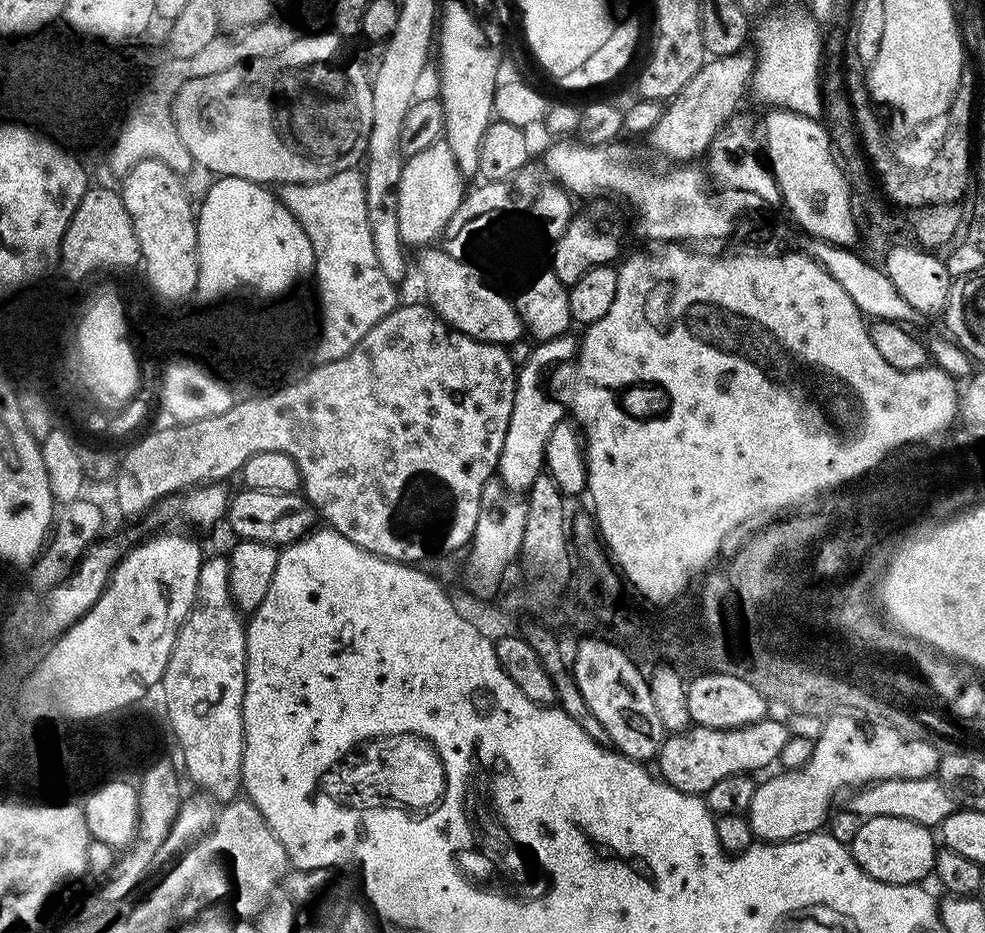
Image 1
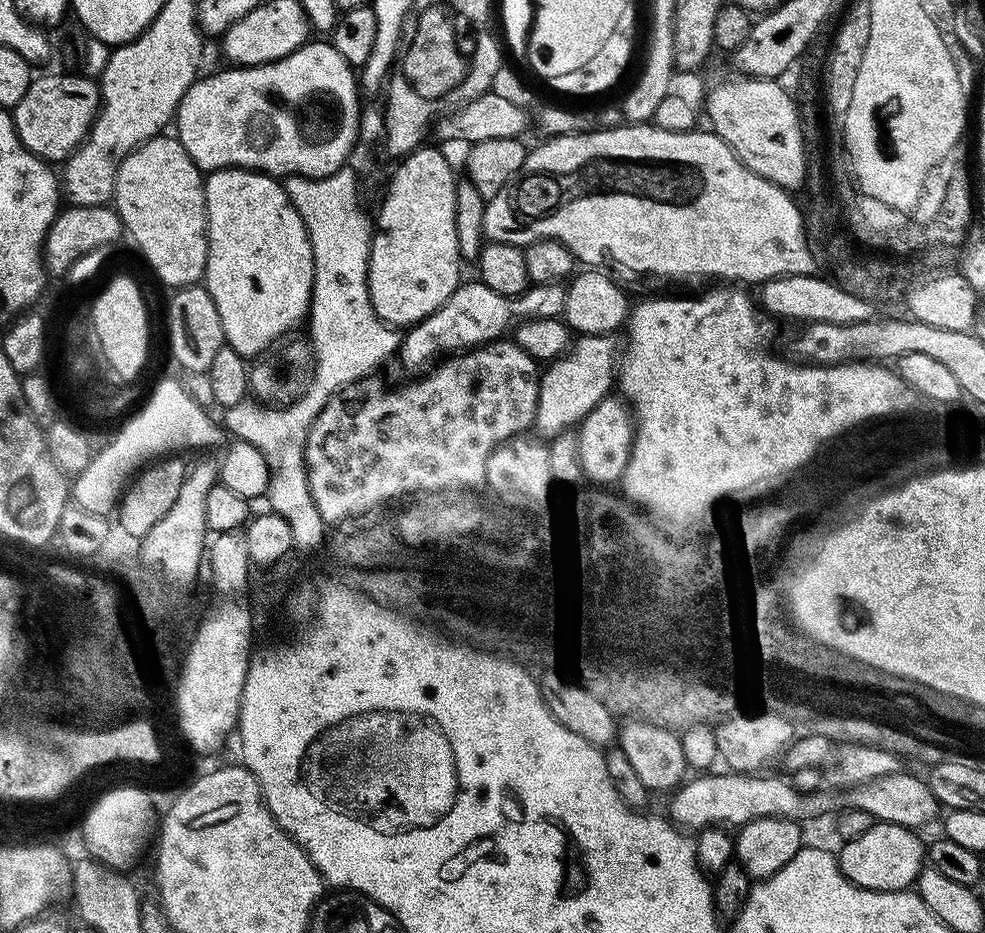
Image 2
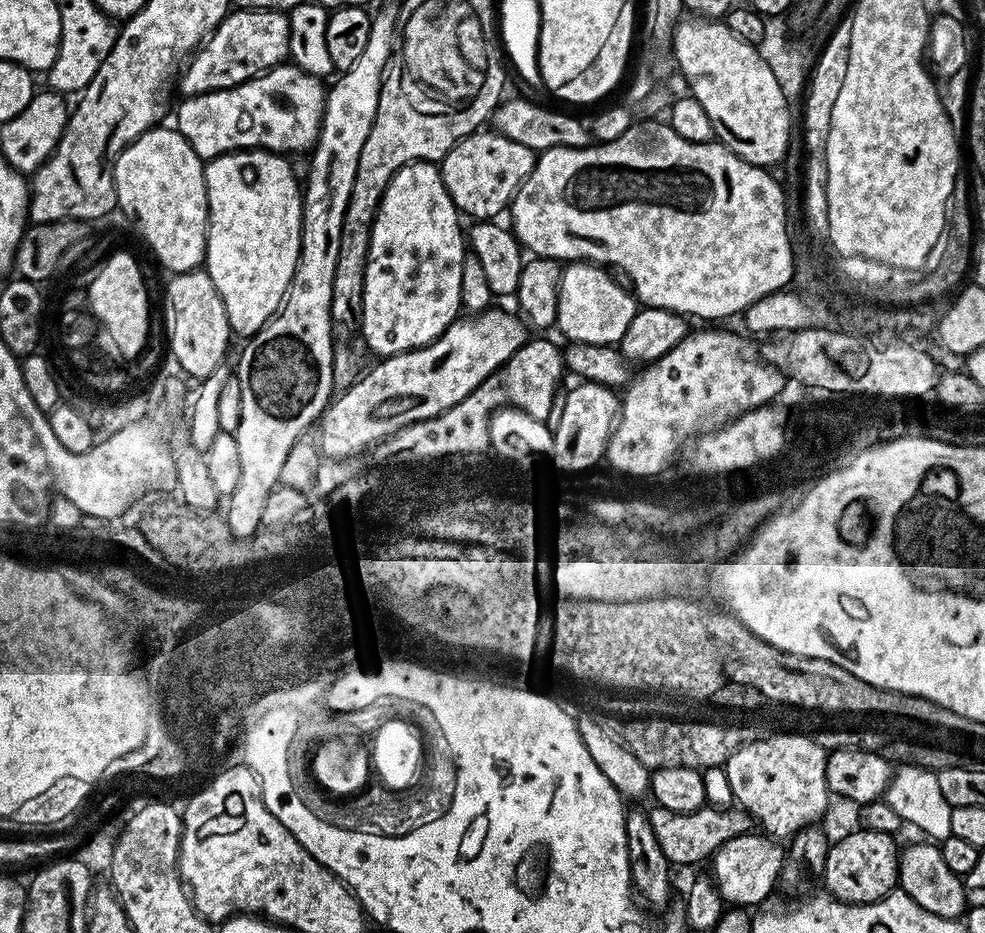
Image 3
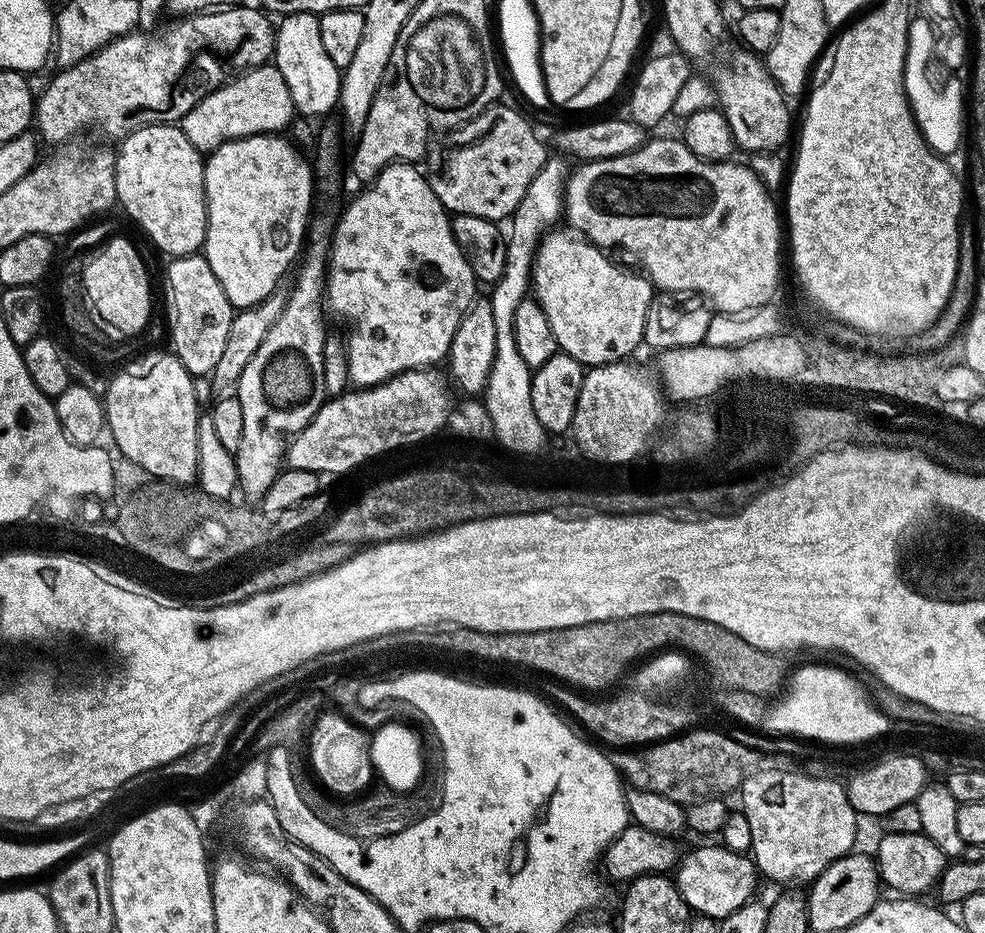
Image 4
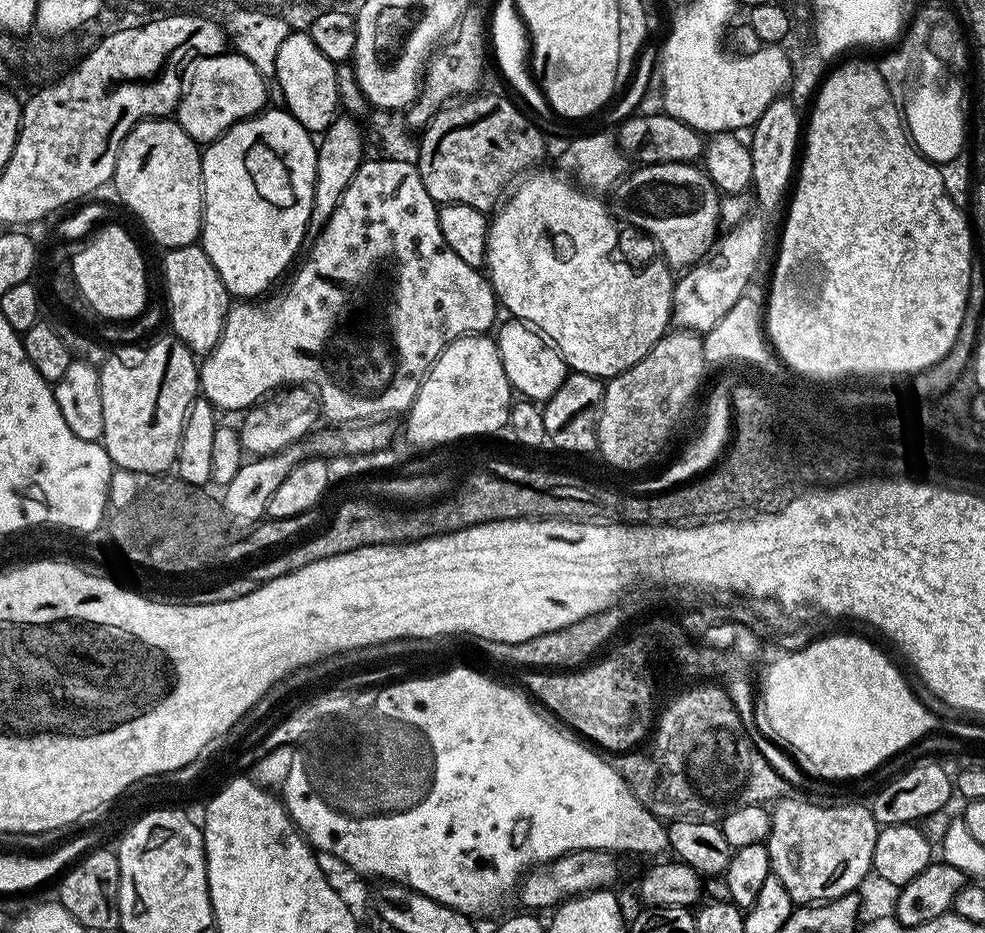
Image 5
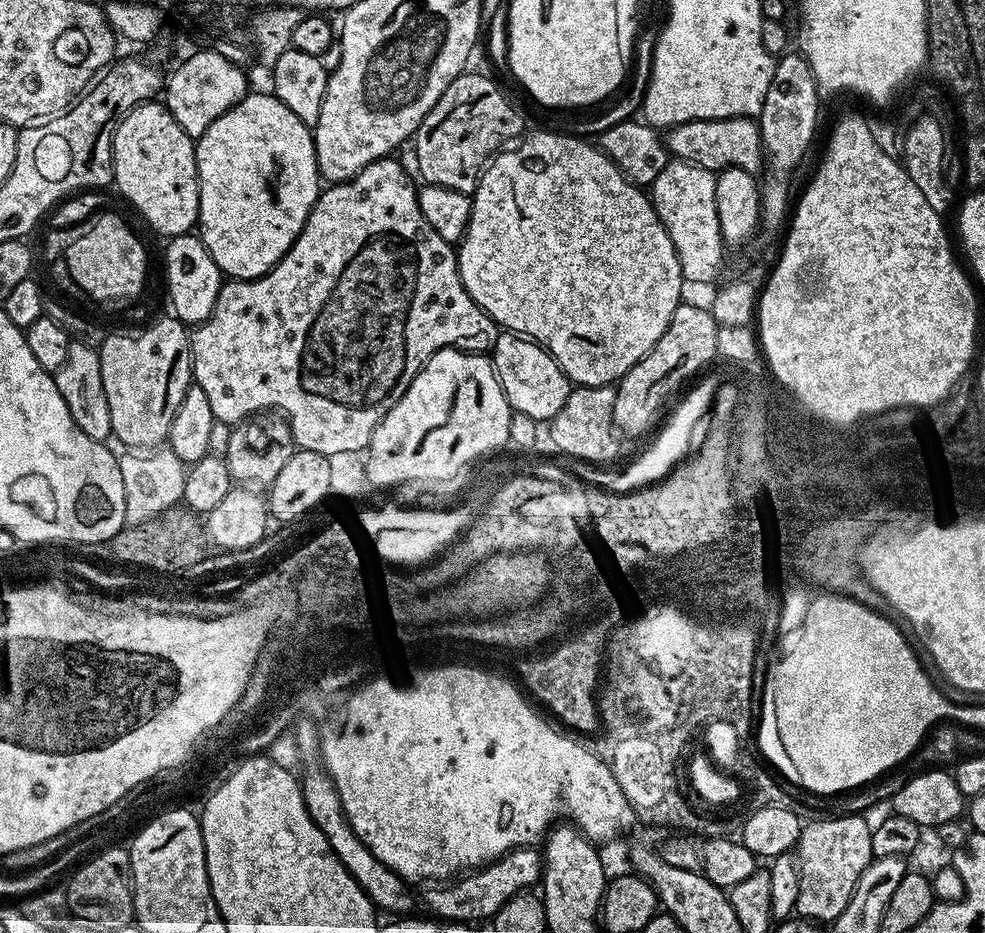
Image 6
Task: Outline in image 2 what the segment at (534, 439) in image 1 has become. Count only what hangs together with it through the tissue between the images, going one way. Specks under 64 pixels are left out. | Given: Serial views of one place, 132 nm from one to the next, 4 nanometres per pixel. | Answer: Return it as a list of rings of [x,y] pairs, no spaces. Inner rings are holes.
[[[612,334],[603,336],[581,335],[569,347],[568,351],[557,360],[551,361],[540,373],[540,389],[538,390],[538,410],[536,411],[535,431],[540,431],[544,438],[558,436],[567,432],[598,406],[598,402],[605,400],[613,391],[614,381],[618,376],[618,352],[616,356],[616,339]]]

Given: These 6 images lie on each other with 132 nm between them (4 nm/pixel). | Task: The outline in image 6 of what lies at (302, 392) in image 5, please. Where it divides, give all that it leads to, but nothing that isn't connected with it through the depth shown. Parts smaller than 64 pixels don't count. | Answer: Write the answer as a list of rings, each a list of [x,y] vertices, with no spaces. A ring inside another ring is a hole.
[[[275,411],[258,412],[255,416],[240,421],[231,429],[228,436],[228,449],[222,452],[224,461],[233,481],[240,486],[251,486],[256,490],[266,490],[278,478],[278,473],[286,462],[290,462],[297,446],[292,440],[292,428],[287,419]]]

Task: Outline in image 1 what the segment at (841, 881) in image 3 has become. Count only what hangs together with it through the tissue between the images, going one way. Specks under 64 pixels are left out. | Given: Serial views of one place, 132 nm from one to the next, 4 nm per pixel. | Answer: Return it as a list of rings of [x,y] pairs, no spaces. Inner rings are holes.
[[[870,818],[854,834],[850,851],[861,870],[878,882],[920,884],[933,875],[938,840],[933,829],[923,828],[918,822],[906,822],[906,818]]]

